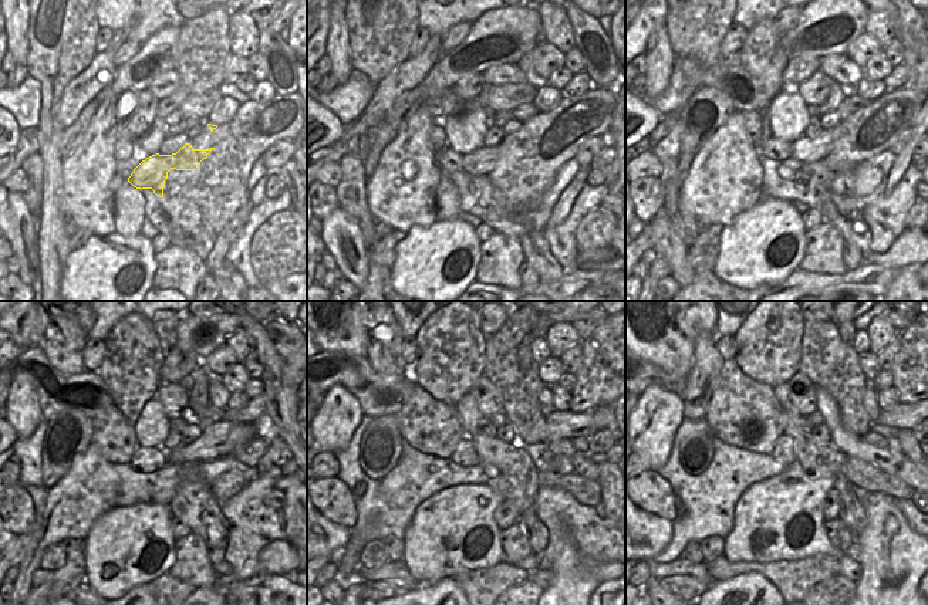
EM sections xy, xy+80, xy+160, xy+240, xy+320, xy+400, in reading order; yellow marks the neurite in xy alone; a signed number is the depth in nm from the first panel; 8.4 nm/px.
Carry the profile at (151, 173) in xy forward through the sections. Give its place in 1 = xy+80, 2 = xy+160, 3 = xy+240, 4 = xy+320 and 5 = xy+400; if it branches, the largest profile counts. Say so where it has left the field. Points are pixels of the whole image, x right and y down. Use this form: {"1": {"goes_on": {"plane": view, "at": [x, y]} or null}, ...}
{"1": {"goes_on": {"plane": "xy+80", "at": [482, 161]}}, "2": {"goes_on": {"plane": "xy+160", "at": [807, 149]}}, "3": {"goes_on": {"plane": "xy+240", "at": [211, 445]}}, "4": {"goes_on": {"plane": "xy+320", "at": [562, 423]}}, "5": {"goes_on": {"plane": "xy+400", "at": [904, 416]}}}

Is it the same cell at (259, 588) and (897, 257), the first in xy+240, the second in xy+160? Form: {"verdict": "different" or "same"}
{"verdict": "different"}

